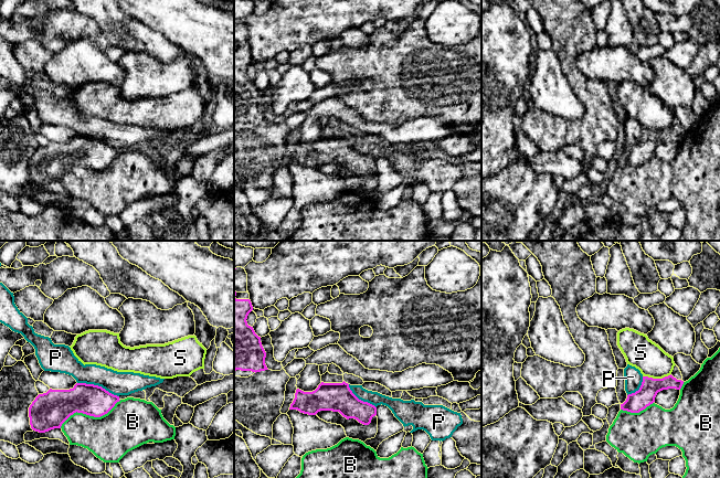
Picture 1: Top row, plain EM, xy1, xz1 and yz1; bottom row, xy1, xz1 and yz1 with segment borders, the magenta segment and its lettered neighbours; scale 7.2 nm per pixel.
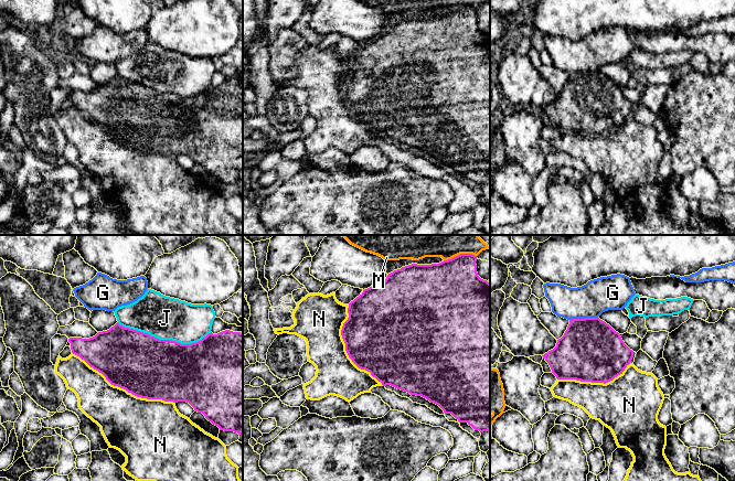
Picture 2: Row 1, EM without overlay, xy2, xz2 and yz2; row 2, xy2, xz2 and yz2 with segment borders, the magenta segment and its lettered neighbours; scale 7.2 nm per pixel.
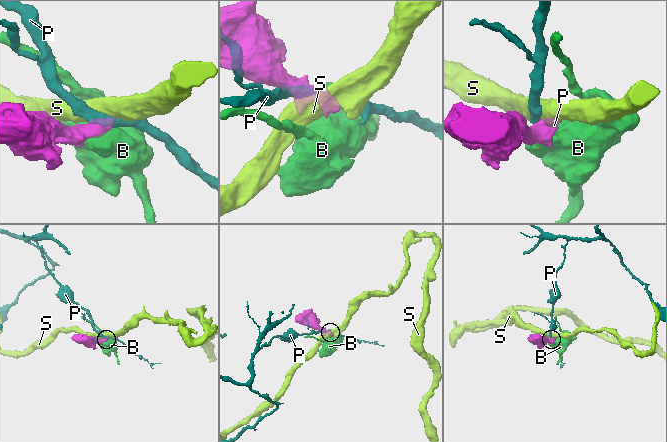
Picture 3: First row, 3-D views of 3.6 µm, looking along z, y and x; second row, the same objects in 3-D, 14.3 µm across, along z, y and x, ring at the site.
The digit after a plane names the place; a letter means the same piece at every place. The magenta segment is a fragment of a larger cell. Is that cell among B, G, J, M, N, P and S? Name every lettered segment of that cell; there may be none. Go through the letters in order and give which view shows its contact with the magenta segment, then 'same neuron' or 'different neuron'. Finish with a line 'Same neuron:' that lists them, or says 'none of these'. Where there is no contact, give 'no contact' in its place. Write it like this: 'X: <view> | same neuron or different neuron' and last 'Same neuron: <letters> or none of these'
B: xy1 | different neuron
G: yz2 | different neuron
J: xy2 | different neuron
M: xz2 | different neuron
N: xy2 | different neuron
P: xy1 | different neuron
S: yz1 | different neuron
Same neuron: none of these

